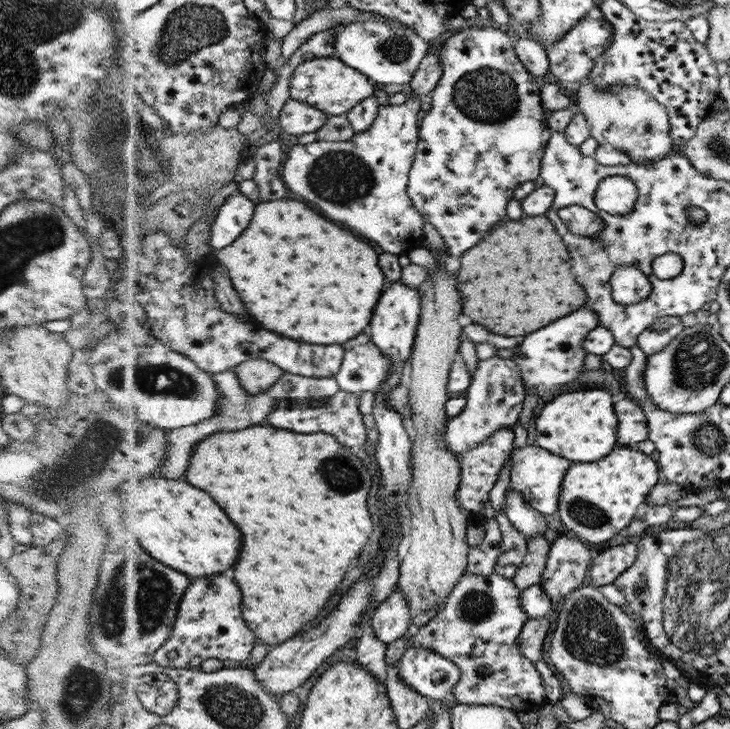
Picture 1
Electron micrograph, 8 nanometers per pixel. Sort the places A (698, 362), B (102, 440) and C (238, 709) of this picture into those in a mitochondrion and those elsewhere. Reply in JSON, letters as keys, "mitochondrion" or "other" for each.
{"A":"mitochondrion","B":"mitochondrion","C":"mitochondrion"}

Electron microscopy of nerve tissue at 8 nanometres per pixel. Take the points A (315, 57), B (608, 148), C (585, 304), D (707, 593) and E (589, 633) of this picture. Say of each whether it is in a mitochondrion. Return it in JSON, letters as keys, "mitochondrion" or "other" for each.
{"A":"other","B":"other","C":"other","D":"mitochondrion","E":"mitochondrion"}

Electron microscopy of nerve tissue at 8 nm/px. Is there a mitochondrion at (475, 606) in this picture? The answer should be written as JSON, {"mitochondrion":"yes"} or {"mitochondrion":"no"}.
{"mitochondrion":"yes"}

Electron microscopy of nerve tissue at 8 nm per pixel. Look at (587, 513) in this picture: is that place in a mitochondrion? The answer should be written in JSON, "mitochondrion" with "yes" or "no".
{"mitochondrion":"yes"}

